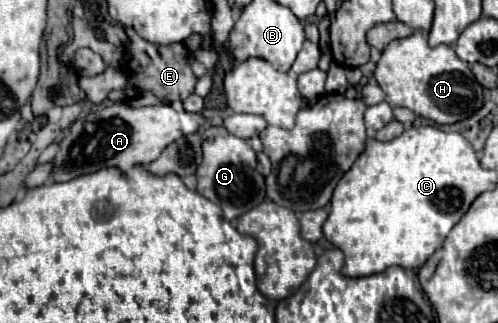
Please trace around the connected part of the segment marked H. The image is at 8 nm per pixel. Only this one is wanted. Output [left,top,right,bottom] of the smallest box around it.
[374,33,482,125]

